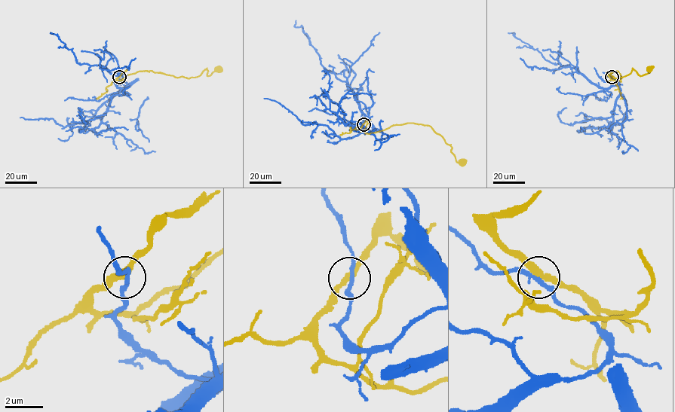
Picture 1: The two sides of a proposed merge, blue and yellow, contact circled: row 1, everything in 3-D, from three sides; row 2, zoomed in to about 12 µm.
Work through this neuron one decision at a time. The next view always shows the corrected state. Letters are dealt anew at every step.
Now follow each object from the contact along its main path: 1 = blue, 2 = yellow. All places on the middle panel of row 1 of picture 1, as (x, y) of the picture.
1: (363, 124), (372, 129), (345, 125), (358, 122), (381, 142), (396, 135), (382, 133), (392, 135)
2: (363, 124), (360, 129), (367, 133), (410, 123), (430, 126), (452, 148), (451, 152), (456, 161), (462, 161)

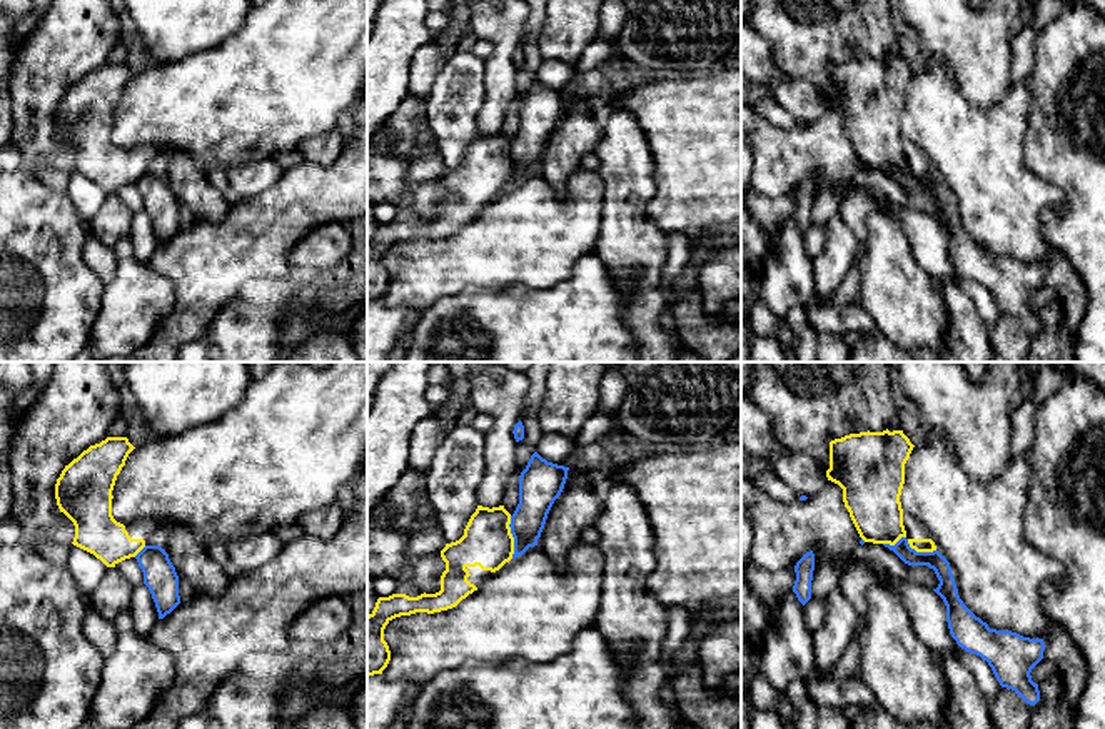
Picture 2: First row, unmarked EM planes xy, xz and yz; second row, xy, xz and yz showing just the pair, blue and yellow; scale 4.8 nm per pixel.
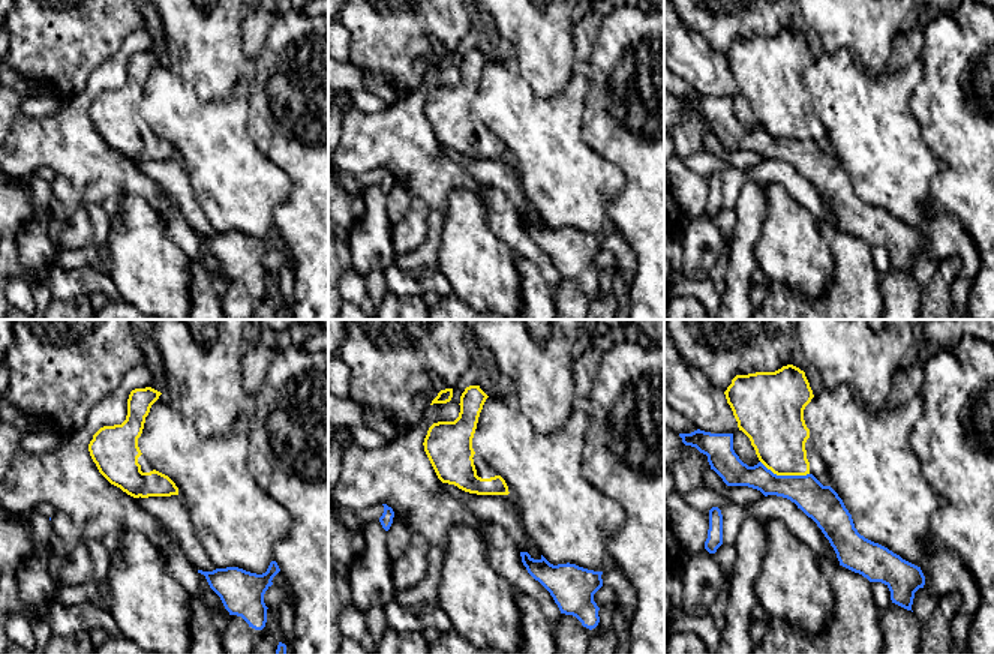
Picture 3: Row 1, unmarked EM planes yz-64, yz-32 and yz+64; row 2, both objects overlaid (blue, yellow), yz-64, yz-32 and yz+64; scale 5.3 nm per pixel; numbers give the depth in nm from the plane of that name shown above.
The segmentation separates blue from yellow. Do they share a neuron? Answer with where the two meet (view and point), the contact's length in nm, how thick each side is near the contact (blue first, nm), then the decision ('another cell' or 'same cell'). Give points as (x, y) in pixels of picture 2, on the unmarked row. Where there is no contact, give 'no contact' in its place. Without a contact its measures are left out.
yz (908, 170) | 260 nm | 90/60 nm | another cell

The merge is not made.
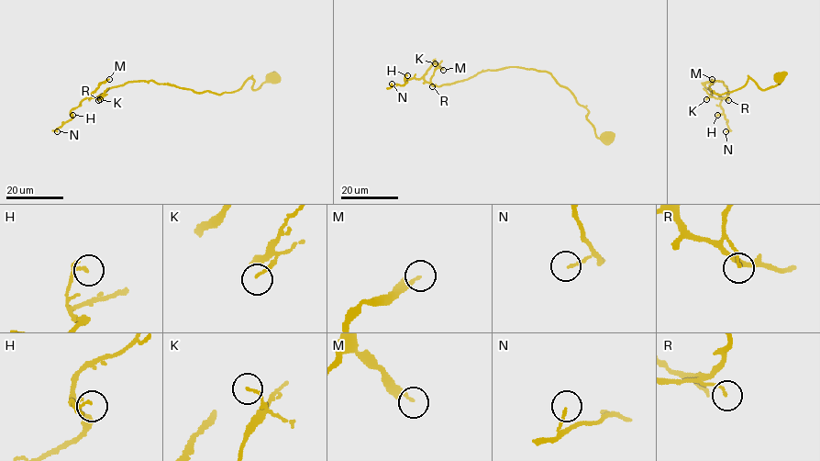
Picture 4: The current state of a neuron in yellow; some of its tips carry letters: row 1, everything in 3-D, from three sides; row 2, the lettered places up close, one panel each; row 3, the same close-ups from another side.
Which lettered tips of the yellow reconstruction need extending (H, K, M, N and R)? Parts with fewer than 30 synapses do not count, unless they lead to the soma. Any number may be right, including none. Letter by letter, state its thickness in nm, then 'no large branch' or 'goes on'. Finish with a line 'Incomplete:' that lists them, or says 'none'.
H: 120 nm thick; no large branch
K: 100 nm thick; no large branch
M: 160 nm thick; goes on
N: 120 nm thick; no large branch
R: 110 nm thick; no large branch
Incomplete: M

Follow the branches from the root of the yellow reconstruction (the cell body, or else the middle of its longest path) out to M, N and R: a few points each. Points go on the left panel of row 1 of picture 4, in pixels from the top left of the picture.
M: (273, 76), (256, 89), (249, 78), (239, 89), (220, 95), (134, 81), (89, 96), (109, 79)
N: (273, 76), (256, 89), (249, 78), (239, 89), (220, 95), (152, 81), (128, 82), (84, 98), (57, 131)
R: (273, 76), (256, 89), (249, 78), (239, 89), (220, 95), (152, 81), (128, 82), (108, 88), (98, 100)

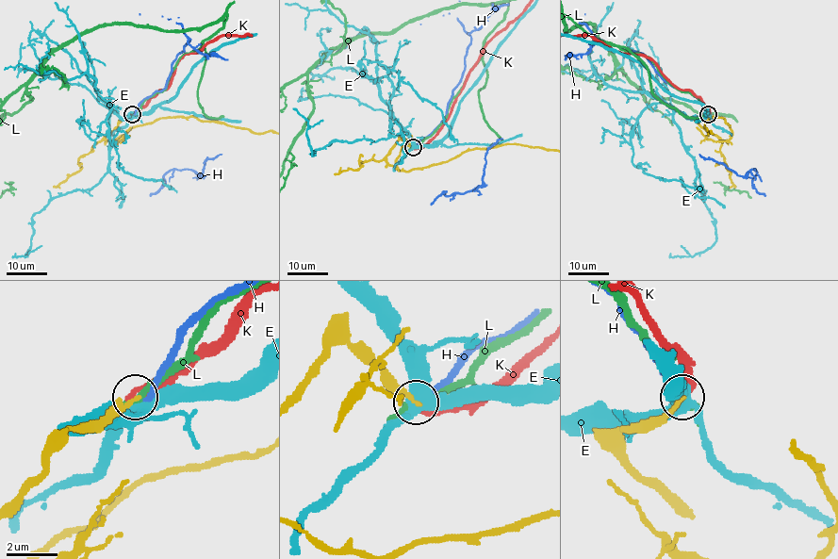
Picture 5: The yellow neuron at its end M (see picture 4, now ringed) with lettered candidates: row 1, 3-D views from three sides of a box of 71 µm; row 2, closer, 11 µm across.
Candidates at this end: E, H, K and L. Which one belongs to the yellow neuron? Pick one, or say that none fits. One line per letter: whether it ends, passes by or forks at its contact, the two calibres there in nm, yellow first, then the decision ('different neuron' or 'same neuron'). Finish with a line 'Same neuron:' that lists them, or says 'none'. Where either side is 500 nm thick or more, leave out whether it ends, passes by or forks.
E: it forks; calibres 320 and 380 nm; different neuron
H: it ends; calibres 220 and 160 nm; different neuron
K: it ends; calibres 260 and 170 nm; same neuron
L: it passes by; calibres 300 and 240 nm; different neuron
Same neuron: K

